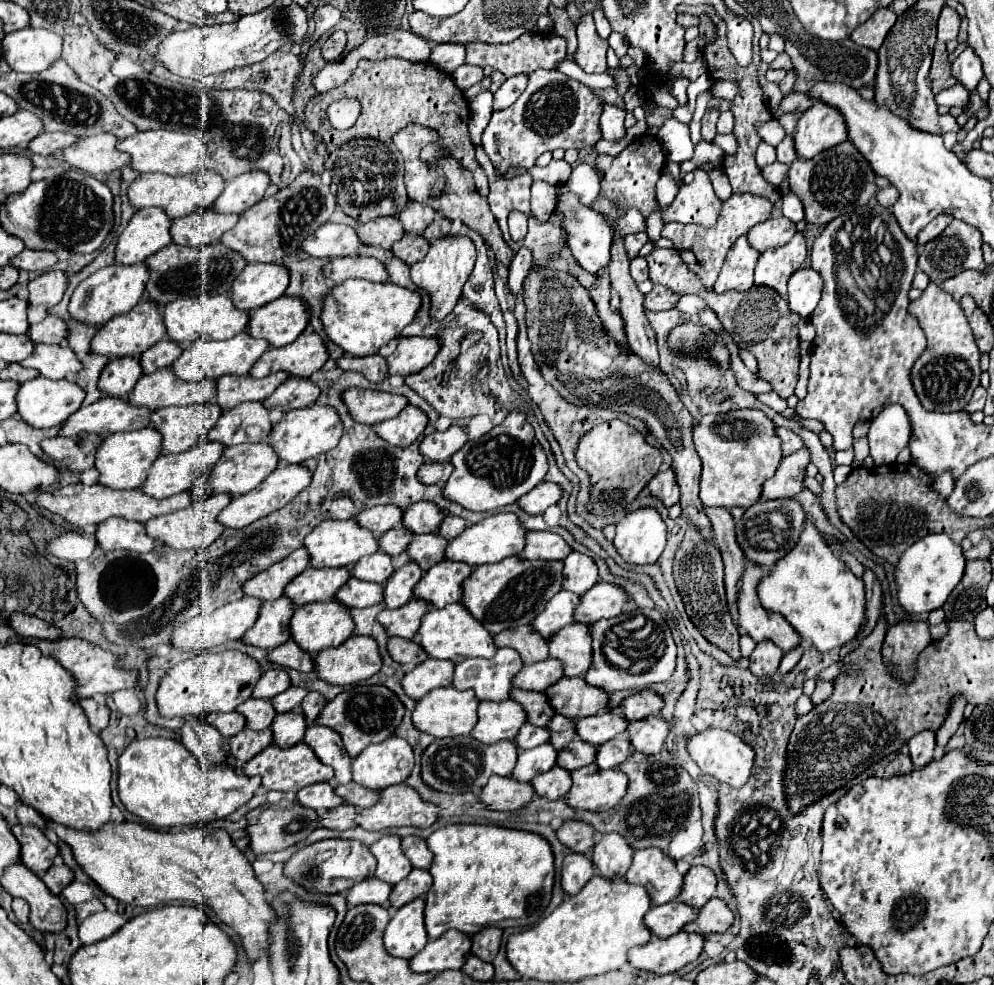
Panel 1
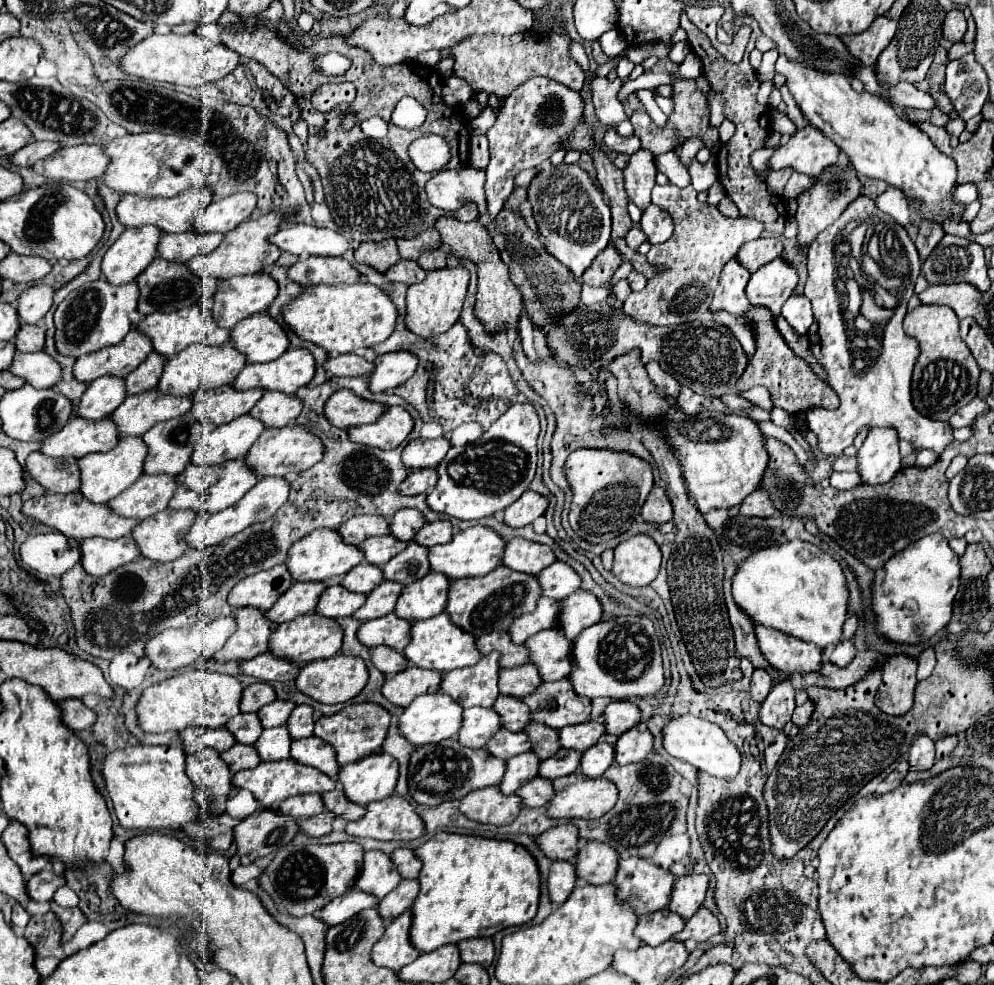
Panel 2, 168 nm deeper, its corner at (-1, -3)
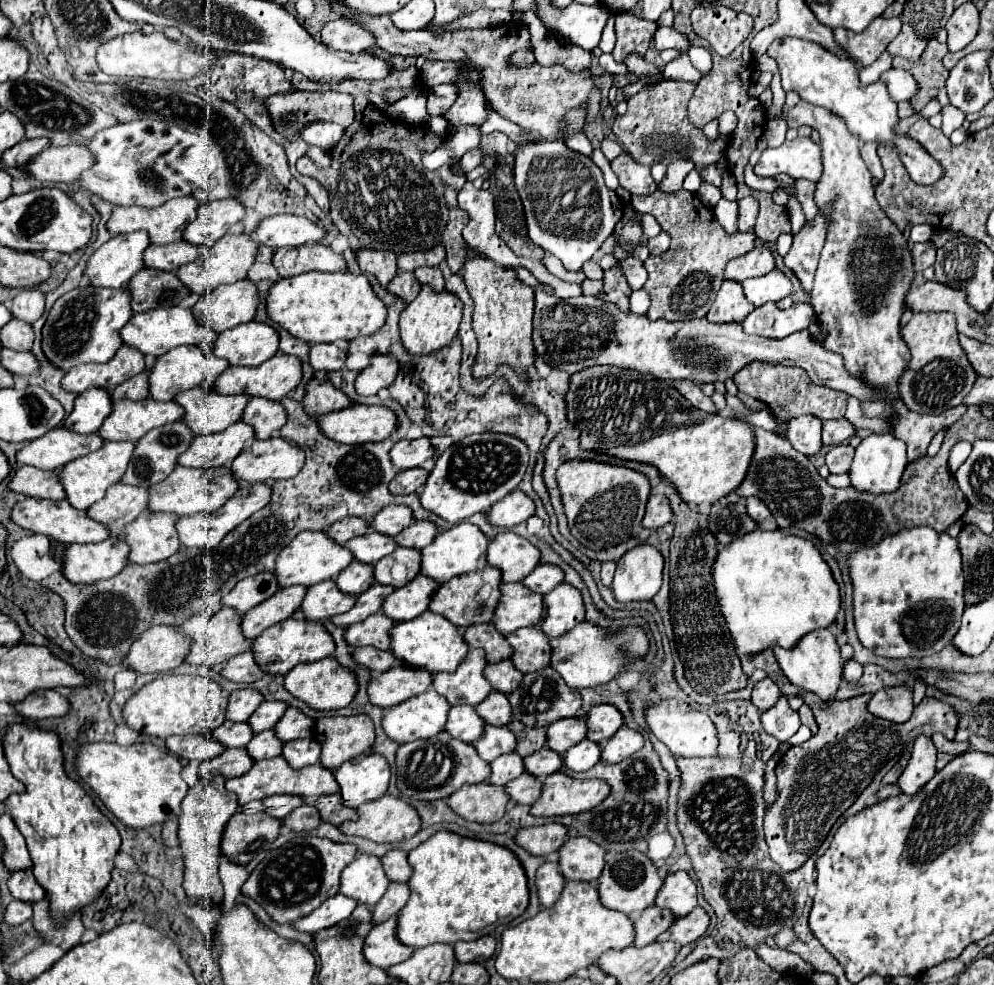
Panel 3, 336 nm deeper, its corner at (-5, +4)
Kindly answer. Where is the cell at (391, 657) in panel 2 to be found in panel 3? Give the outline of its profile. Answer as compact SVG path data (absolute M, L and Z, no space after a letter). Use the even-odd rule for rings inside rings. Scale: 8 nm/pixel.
M359 647L359 649L355 649L353 655L355 655L357 663L365 665L371 671L379 671L379 673L397 665L397 659L391 651L377 651L375 647Z

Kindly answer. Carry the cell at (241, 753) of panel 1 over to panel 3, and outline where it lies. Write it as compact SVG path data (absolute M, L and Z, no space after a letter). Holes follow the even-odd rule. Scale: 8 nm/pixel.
M225 749L221 755L213 757L207 763L209 773L223 773L227 779L229 777L237 777L247 773L253 767L253 759L249 759L249 755L245 755L245 749Z

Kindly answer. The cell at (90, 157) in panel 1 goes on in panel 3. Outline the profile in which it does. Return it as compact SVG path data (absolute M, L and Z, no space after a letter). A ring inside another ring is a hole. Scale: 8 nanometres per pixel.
M65 145L65 147L47 147L27 165L27 171L39 179L49 183L71 183L81 177L81 171L93 167L93 155L85 145Z

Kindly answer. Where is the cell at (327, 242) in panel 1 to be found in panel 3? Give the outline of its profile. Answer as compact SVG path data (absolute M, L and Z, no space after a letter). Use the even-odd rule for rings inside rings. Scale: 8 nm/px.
M297 215L267 217L255 229L255 241L273 249L313 245L321 241L321 235L325 229L319 223Z

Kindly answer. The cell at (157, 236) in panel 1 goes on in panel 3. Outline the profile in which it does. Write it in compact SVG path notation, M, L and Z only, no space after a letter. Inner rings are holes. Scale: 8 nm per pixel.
M145 231L115 235L91 255L85 275L91 279L91 285L97 287L125 287L131 277L145 267L141 255L147 247L149 235L145 235Z

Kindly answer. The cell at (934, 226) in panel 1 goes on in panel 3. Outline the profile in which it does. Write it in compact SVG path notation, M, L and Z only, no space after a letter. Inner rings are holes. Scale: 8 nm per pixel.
M931 241L915 243L913 245L913 259L915 259L915 271L923 271L929 265L935 263L935 245Z

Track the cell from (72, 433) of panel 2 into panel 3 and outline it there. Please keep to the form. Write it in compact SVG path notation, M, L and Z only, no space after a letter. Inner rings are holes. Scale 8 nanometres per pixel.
M61 425L23 447L17 453L17 463L35 465L39 469L57 469L59 465L63 467L69 461L93 453L103 445L105 441L97 433L77 435L75 431L69 431Z

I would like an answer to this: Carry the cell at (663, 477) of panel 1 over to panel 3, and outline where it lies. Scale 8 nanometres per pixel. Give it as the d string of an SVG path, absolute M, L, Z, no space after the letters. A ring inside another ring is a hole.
M651 495L645 517L643 517L643 527L659 529L665 523L669 523L671 519L673 519L673 511L669 505L669 499L665 495Z

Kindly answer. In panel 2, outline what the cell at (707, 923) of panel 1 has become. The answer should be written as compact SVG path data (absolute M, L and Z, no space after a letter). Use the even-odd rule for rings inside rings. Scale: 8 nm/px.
M699 908L685 924L683 932L675 936L675 940L679 942L685 942L687 938L693 938L697 942L707 942L711 936L719 934L721 928L719 928L719 920L707 910L707 908Z

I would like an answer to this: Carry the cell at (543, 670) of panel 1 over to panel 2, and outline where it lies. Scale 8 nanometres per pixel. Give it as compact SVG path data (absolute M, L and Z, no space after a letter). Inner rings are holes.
M523 664L517 668L499 672L499 692L513 698L529 696L541 684L541 676L533 664Z

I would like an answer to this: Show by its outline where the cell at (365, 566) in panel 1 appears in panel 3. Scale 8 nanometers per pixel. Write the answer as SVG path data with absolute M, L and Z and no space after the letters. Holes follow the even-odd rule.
M357 559L347 569L343 569L337 579L337 587L341 587L343 593L351 595L361 595L371 585L373 585L373 565L357 563Z

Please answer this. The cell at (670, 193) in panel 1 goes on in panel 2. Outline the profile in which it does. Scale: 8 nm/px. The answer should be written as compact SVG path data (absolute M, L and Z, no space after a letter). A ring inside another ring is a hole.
M653 204L643 212L639 224L649 244L663 244L673 232L673 222L669 222L669 214L665 214L663 210L657 210L657 206Z

